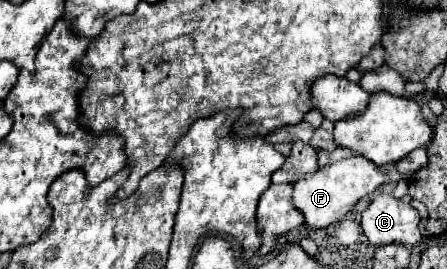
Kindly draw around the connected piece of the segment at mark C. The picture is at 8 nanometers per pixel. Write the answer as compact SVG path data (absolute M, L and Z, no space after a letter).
M388 192L378 194L362 212L362 230L372 246L404 244L414 248L422 242L418 212Z

